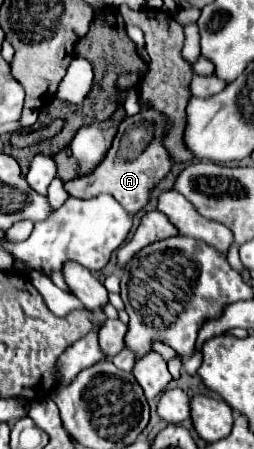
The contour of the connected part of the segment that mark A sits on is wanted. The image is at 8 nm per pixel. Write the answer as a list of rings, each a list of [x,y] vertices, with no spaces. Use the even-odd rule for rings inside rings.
[[[153,137],[151,143],[143,149],[143,153],[139,153],[133,161],[117,159],[117,149],[115,151],[111,149],[107,153],[107,157],[99,163],[99,167],[93,173],[67,181],[65,183],[65,191],[71,197],[77,197],[77,199],[89,199],[89,197],[101,195],[101,193],[109,193],[111,197],[115,197],[119,201],[119,205],[129,215],[135,215],[143,205],[147,205],[151,189],[169,173],[169,169],[171,169],[169,155],[167,155],[165,147],[161,147],[161,139]]]

